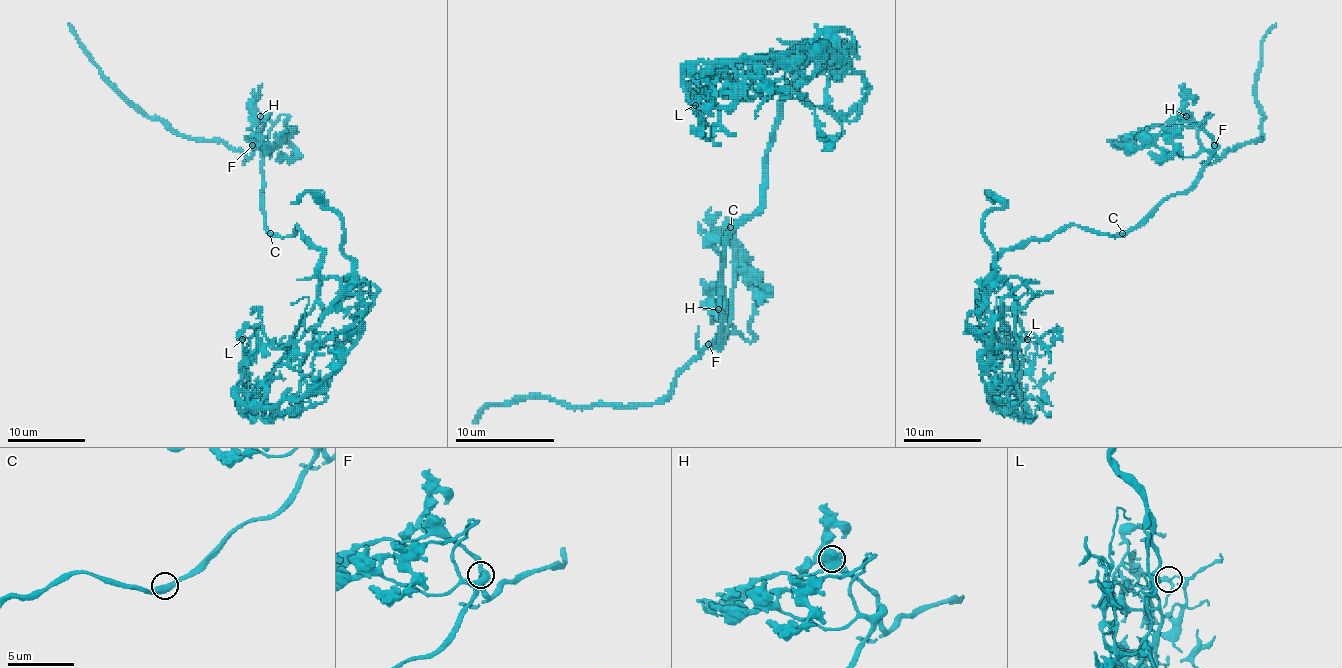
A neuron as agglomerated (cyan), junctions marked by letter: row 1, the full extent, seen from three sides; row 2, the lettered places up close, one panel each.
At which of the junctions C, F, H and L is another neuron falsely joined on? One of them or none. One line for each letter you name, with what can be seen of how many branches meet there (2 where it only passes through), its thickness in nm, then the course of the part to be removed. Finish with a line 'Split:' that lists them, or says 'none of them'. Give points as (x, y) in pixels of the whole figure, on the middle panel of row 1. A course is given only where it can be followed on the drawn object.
L: 4 branches meet; 190 nm thick; foreign part runs (696, 106), (795, 44), (837, 54), (839, 118), (867, 89), (797, 49), (688, 69), (701, 98)
Split: L

